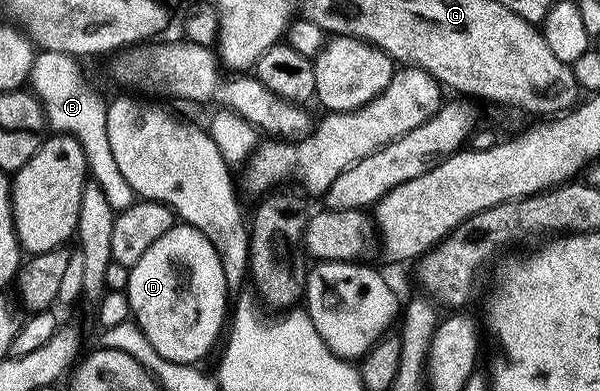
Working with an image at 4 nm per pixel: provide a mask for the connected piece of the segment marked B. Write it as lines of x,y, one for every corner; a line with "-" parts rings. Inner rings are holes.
42,51
38,55
36,65
33,66
29,84
34,94
44,104
46,121
50,129
54,133
63,136
76,136
83,144
85,154
88,156
90,175
103,188
104,196
107,197
108,204
114,210
114,213
118,214
136,205
137,195
129,182
125,180
125,176
121,173
111,149
107,129
108,103
106,101
103,102
100,96
87,86
83,80
83,72
80,66
82,66
80,61
71,57
69,54

